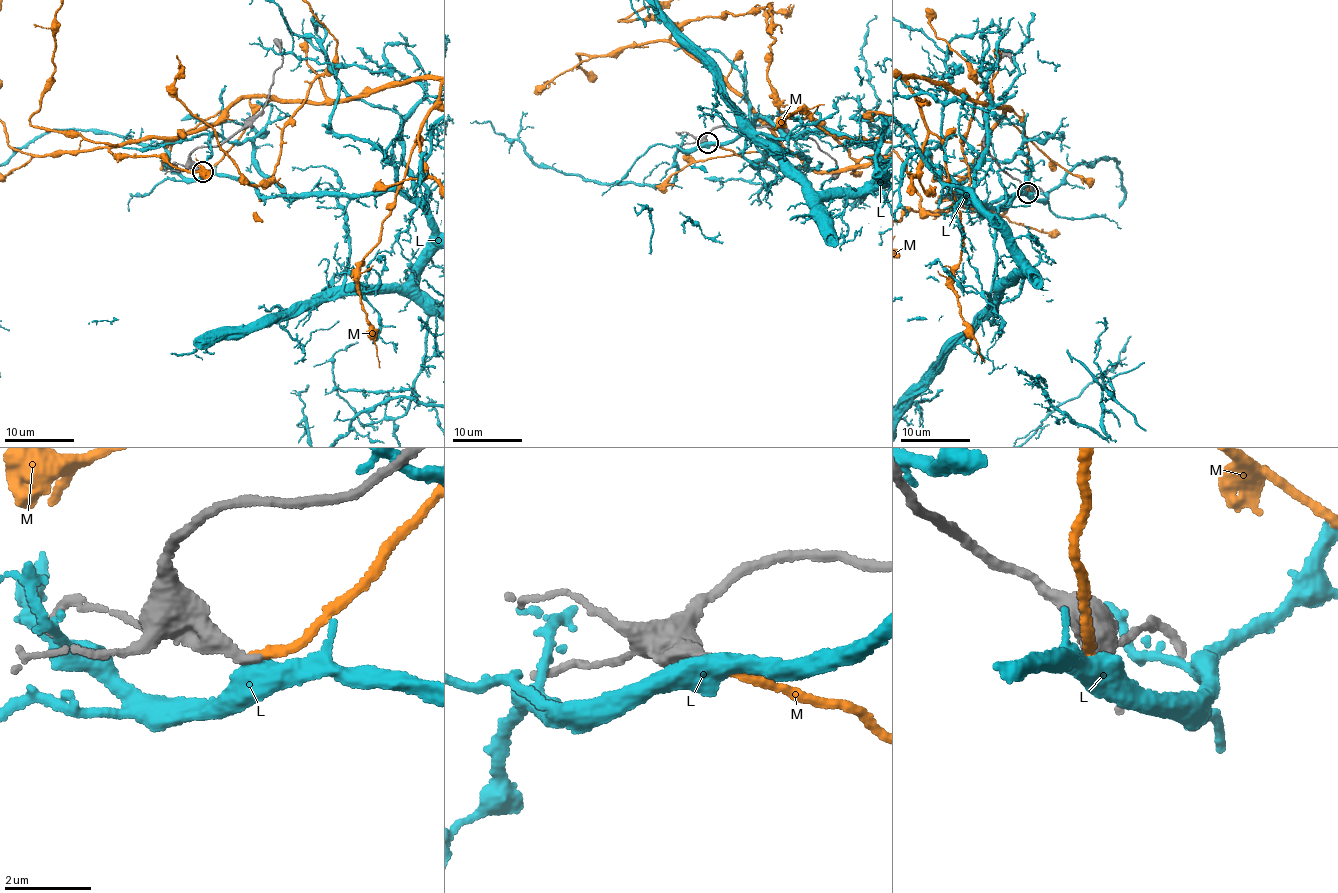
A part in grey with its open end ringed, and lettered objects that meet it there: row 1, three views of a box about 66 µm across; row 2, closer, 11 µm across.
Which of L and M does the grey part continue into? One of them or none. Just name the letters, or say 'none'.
M

